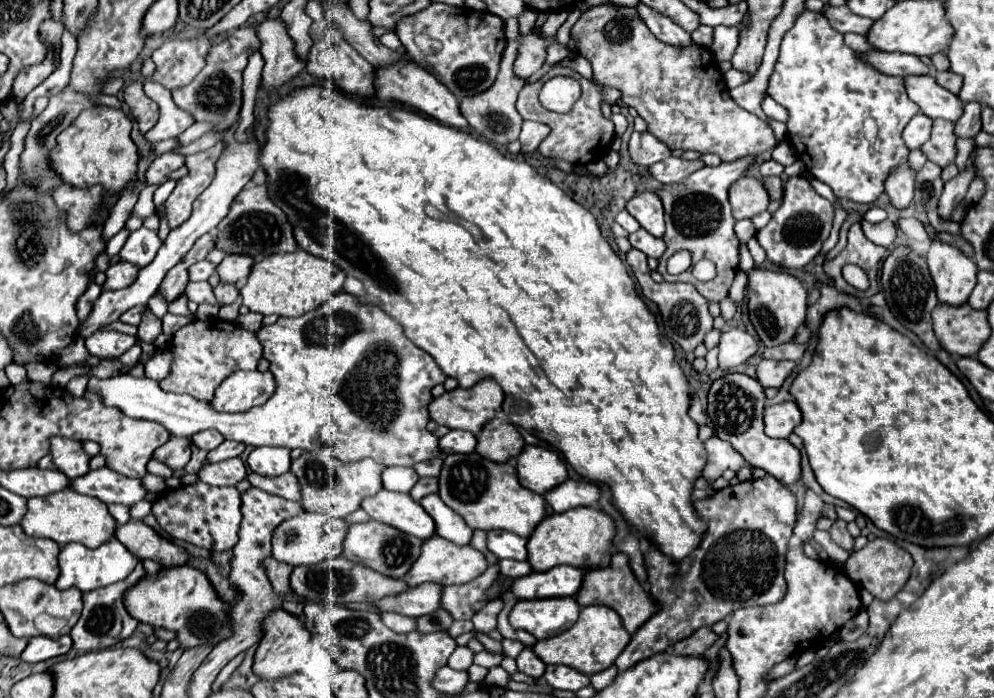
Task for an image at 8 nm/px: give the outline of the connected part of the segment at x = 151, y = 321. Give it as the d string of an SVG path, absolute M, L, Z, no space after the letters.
M145 309L143 317L141 317L141 323L137 327L137 337L153 343L155 335L159 335L159 333L161 333L161 321L149 309Z

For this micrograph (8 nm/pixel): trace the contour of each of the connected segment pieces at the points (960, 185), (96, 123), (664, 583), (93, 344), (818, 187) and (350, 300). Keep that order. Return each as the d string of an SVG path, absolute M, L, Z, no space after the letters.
M969 157L969 161L965 163L965 169L959 171L957 177L953 177L951 181L945 183L945 191L939 199L939 209L937 209L943 219L949 219L953 209L963 201L973 177L975 177L975 165L973 165L973 157Z
M95 107L81 111L71 127L59 135L57 147L49 153L53 169L65 183L75 187L103 185L107 193L121 193L137 177L137 147L131 141L131 121L121 109Z
M765 475L761 479L727 485L703 501L693 501L693 507L707 525L695 551L673 563L671 557L651 543L643 555L649 573L649 593L661 603L661 611L631 637L625 651L615 661L619 671L627 671L635 663L667 651L673 643L689 637L701 627L711 627L735 609L779 603L785 597L785 551L797 511L797 501L789 487Z
M97 331L89 339L85 339L85 347L89 355L99 357L101 361L119 359L133 345L135 345L135 337L117 331Z
M809 179L809 183L811 183L811 187L821 195L821 197L825 197L825 199L829 199L829 201L834 204L835 203L835 195L833 195L833 191L831 191L831 187L829 185L825 185L823 181L819 181L819 179Z
M341 291L337 295L333 295L325 305L321 305L317 311L311 311L311 313L305 313L301 317L293 317L293 319L285 319L285 317L279 317L273 325L269 327L261 327L261 331L257 333L257 339L259 343L263 345L263 357L269 361L269 371L273 373L273 379L275 379L275 393L267 399L267 403L263 403L261 407L253 407L253 411L245 411L241 415L229 415L229 413L217 413L217 411L209 411L209 403L205 401L197 401L189 395L177 395L177 393L165 393L161 391L159 383L153 381L153 379L147 379L147 377L133 377L129 373L125 375L115 375L115 377L109 377L109 379L89 379L87 383L87 391L97 395L101 399L103 405L107 407L115 407L119 409L121 413L125 413L127 417L133 417L133 419L147 419L147 421L155 421L163 427L167 427L169 433L173 435L193 435L197 431L203 431L203 429L217 429L225 439L231 439L231 441L239 441L239 443L245 443L245 445L251 445L251 447L263 447L263 445L281 445L281 447L289 447L289 449L295 449L295 447L301 447L305 449L304 453L311 453L311 459L319 457L319 455L325 455L323 447L327 447L330 457L337 457L341 461L361 461L365 457L371 457L371 459L409 459L409 461L377 461L381 465L403 465L403 467L413 467L415 463L419 461L429 461L433 457L439 455L439 439L435 435L431 435L427 431L427 423L429 423L429 411L427 411L427 405L429 401L433 399L431 397L431 389L437 385L437 383L443 383L445 381L445 373L441 371L441 367L437 367L435 359L431 355L427 355L425 351L421 351L417 345L413 345L405 333L403 333L403 327L391 319L385 311L381 311L379 307L373 307L373 305L365 305L361 303L359 299L355 299L353 295Z

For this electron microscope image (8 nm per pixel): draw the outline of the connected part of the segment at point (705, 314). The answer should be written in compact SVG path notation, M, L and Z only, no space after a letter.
M631 249L627 253L627 263L629 263L633 275L637 277L639 285L641 285L641 293L659 307L665 335L671 341L677 341L683 351L693 351L697 345L701 345L705 333L713 329L713 317L709 313L707 299L701 297L697 293L697 289L693 285L689 285L689 283L655 283L651 279L651 275L649 275L647 257L641 255L641 251L637 251L637 249Z

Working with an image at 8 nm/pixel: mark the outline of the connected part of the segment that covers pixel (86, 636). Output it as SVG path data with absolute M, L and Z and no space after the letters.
M139 561L137 567L131 571L131 575L127 579L123 579L121 583L113 583L113 587L101 587L101 591L87 591L83 593L83 615L77 621L77 625L71 629L71 637L73 637L73 649L77 651L97 651L97 649L107 649L113 647L115 643L127 639L139 625L137 619L133 619L123 605L123 595L129 587L133 587L137 581L141 581L147 575L147 571L143 569L143 563Z

